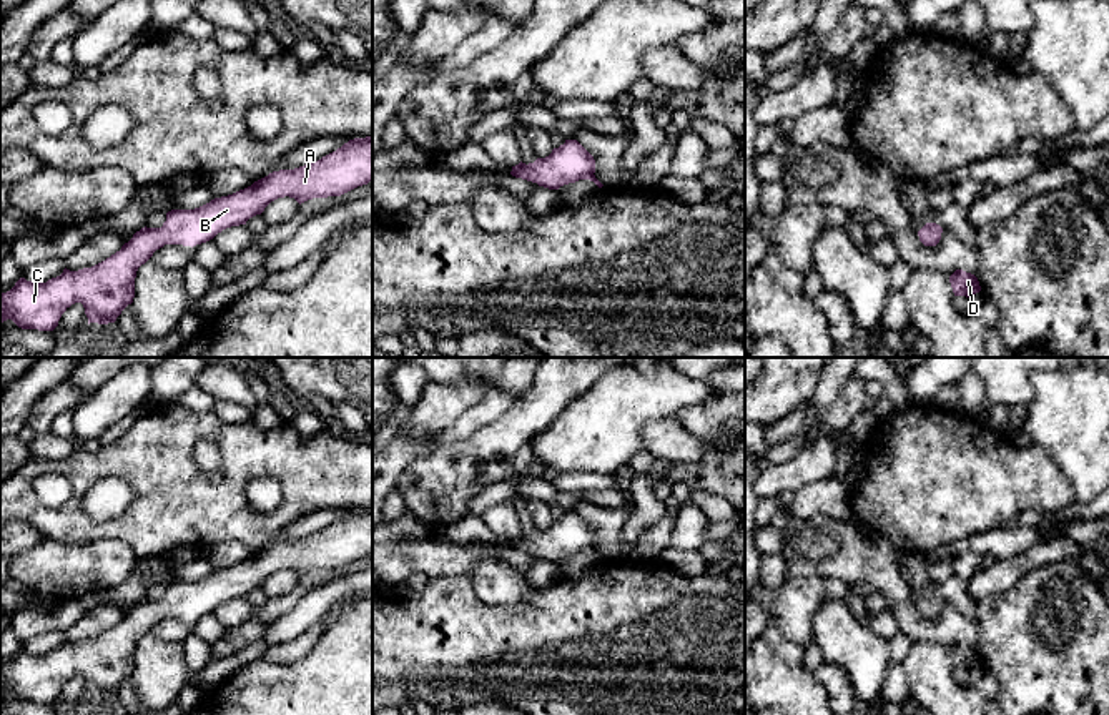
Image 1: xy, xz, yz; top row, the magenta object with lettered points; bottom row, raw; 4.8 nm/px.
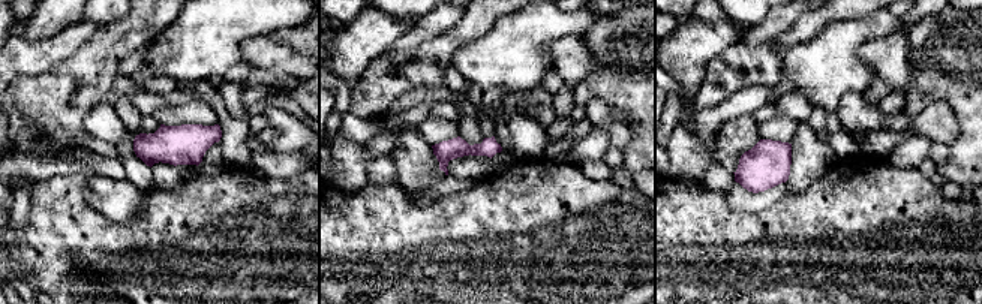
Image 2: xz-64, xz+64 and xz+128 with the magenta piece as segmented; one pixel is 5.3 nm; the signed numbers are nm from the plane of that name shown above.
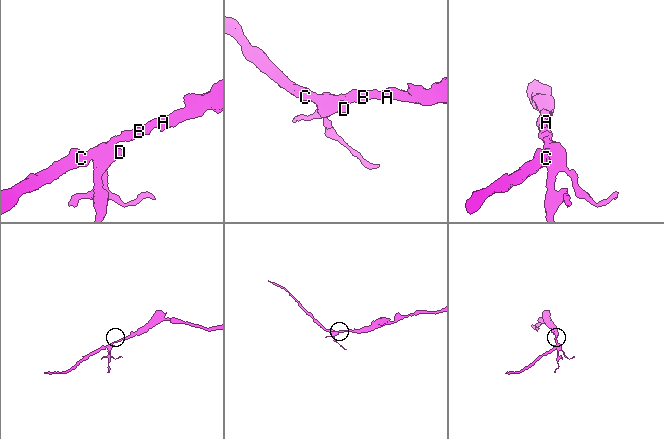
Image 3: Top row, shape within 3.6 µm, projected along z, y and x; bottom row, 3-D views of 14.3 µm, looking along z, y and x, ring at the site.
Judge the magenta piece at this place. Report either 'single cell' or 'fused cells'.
single cell

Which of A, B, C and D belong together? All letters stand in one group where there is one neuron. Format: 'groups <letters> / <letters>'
groups A B C D

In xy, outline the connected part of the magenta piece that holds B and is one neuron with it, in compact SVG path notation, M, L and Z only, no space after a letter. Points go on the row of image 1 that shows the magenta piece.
M372 136L354 138L321 160L294 168L273 171L251 186L233 195L214 198L195 210L171 210L161 228L141 228L120 251L105 261L78 271L63 269L47 283L32 283L20 278L15 286L2 293L2 323L12 319L22 329L53 331L62 314L75 303L81 303L90 323L115 323L121 311L133 303L135 278L156 249L165 244L196 246L213 239L226 228L246 224L278 198L294 198L299 205L313 198L341 196L372 181Z

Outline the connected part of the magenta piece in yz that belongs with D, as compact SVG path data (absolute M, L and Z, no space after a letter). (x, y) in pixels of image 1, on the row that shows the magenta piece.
M956 269L949 276L949 283L951 283L954 296L971 298L973 294L981 291L978 278L971 273L963 271L963 269Z

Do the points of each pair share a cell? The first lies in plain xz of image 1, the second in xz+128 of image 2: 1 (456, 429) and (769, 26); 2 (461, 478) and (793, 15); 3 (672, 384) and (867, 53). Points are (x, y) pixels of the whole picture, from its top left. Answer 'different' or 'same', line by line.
1: same
2: different
3: different

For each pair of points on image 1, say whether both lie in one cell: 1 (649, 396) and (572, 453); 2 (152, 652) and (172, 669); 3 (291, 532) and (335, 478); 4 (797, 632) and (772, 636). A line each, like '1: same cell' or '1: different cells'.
1: same cell
2: same cell
3: different cells
4: different cells

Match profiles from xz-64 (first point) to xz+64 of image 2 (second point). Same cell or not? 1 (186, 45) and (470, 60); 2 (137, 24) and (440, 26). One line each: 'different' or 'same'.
1: same
2: different

